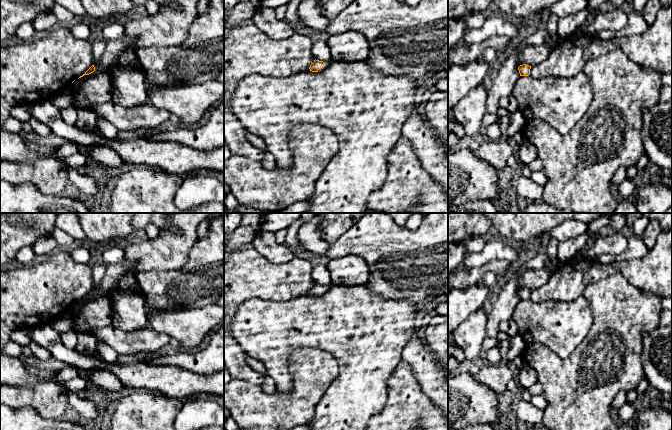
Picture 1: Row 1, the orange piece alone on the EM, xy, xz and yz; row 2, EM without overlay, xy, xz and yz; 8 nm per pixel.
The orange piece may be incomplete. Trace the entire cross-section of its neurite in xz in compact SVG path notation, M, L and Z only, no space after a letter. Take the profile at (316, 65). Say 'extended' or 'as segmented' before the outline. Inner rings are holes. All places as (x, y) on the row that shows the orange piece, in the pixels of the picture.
extended; M315 59L314 62L310 65L309 69L312 72L323 72L328 69L333 63L334 61L331 59L324 62Z

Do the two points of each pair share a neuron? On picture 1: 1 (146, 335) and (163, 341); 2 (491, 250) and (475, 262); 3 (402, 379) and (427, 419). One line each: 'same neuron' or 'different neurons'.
1: same neuron
2: same neuron
3: same neuron

